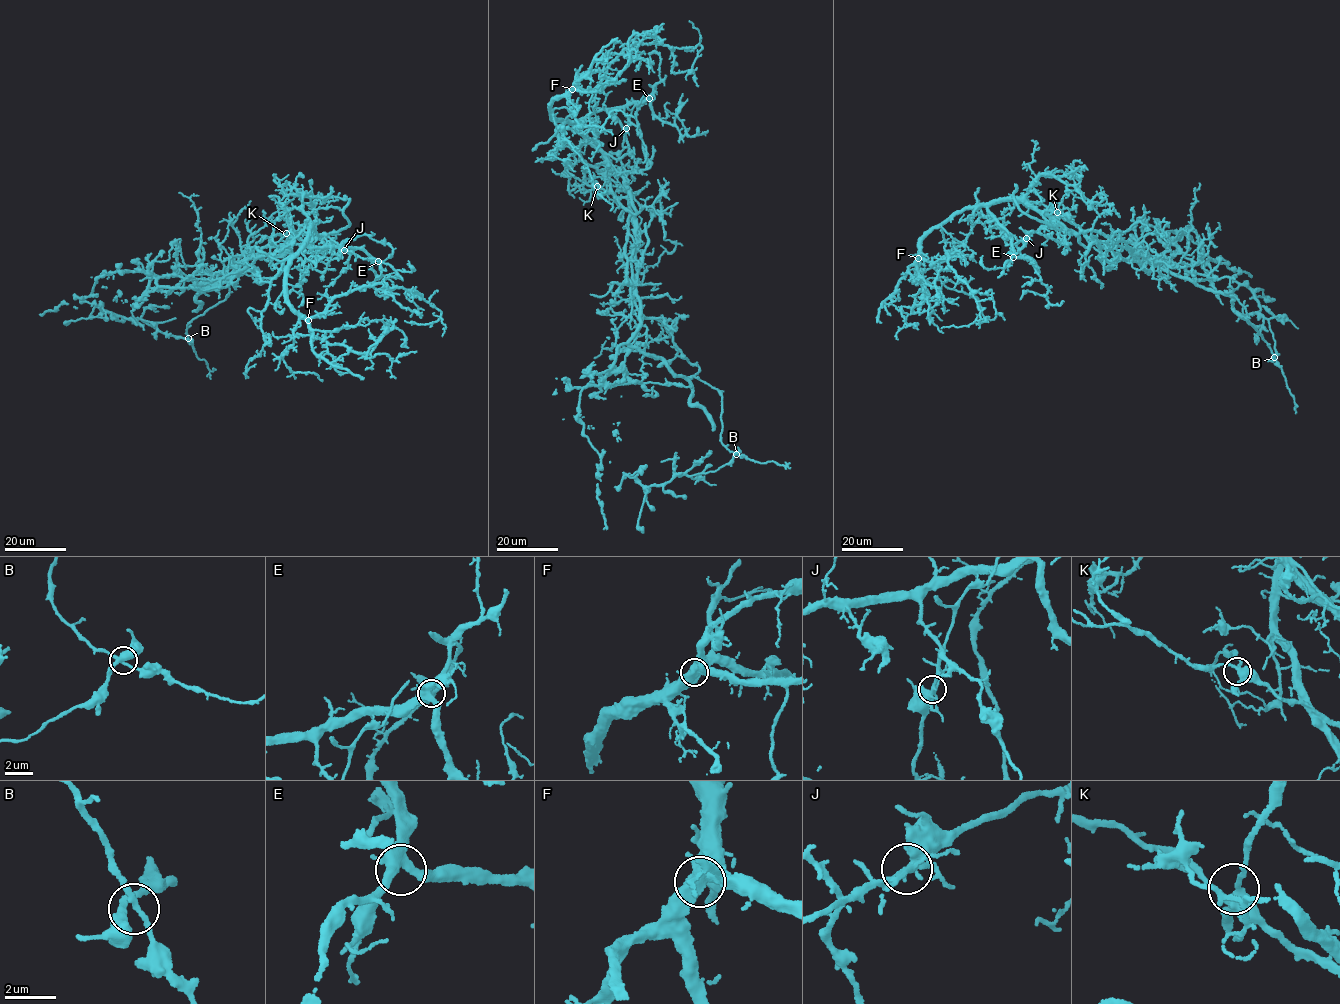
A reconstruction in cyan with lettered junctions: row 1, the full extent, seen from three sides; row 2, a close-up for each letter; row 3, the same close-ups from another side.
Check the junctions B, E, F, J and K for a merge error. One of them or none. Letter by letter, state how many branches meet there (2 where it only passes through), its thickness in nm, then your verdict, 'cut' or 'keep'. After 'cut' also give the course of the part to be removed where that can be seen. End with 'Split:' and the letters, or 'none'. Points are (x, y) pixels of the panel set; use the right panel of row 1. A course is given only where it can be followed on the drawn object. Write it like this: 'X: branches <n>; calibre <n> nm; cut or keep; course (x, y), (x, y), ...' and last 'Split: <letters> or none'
B: branches 4; calibre 240 nm; keep
E: branches 5; calibre 400 nm; keep
F: branches 4; calibre 500 nm; keep
J: branches 5; calibre 280 nm; cut; course (1026, 237), (1052, 222), (1099, 230), (1153, 260), (1227, 277), (1273, 356), (1269, 323), (1227, 264), (1250, 274)
K: branches 4; calibre 380 nm; keep
Split: J

